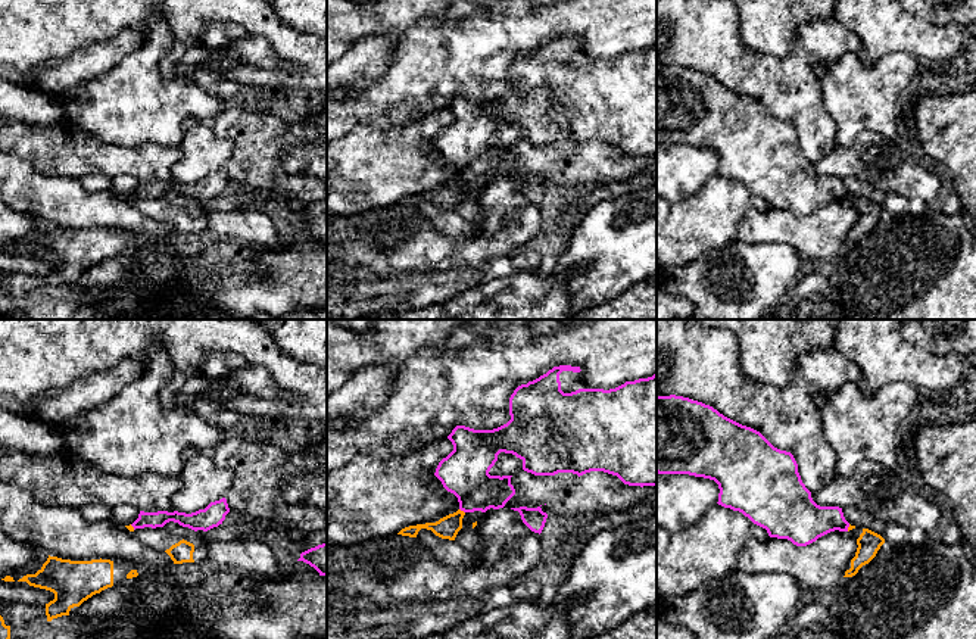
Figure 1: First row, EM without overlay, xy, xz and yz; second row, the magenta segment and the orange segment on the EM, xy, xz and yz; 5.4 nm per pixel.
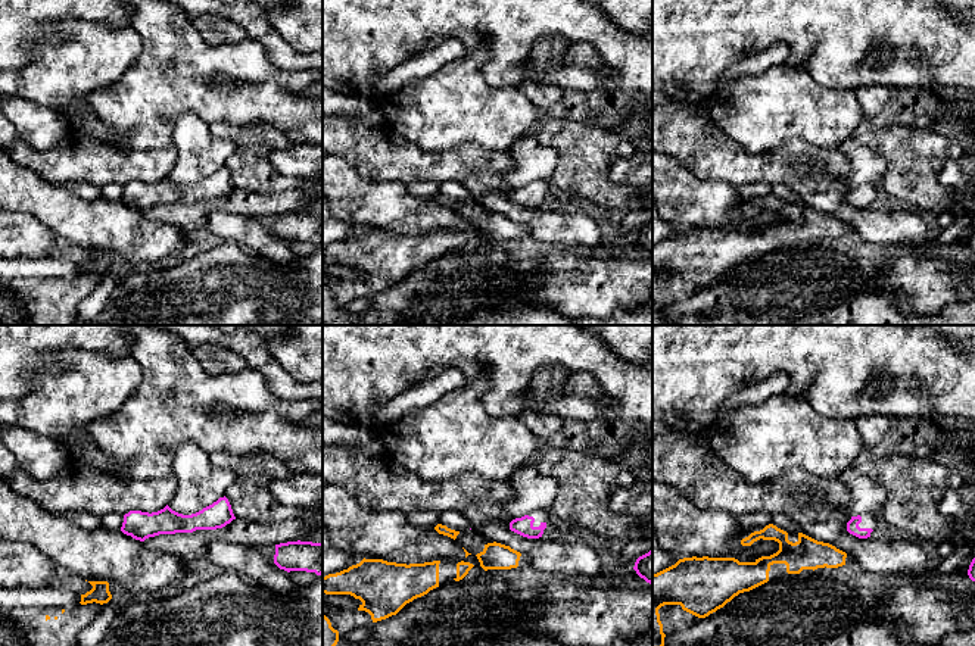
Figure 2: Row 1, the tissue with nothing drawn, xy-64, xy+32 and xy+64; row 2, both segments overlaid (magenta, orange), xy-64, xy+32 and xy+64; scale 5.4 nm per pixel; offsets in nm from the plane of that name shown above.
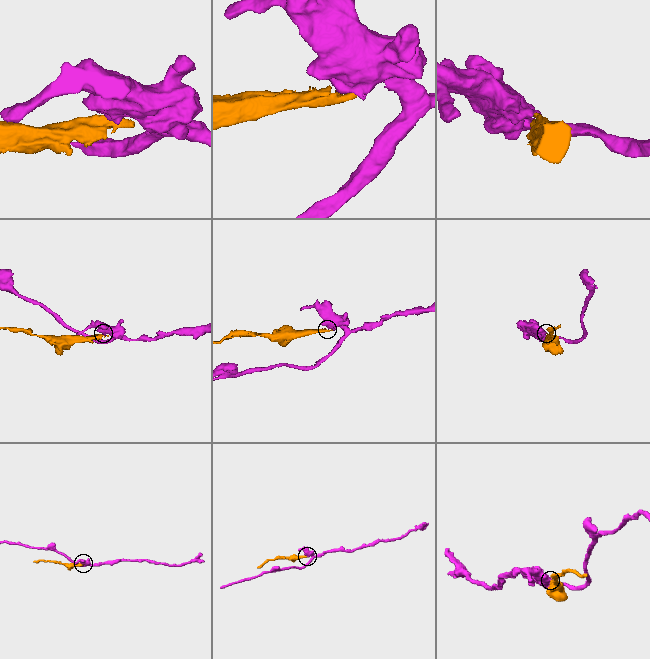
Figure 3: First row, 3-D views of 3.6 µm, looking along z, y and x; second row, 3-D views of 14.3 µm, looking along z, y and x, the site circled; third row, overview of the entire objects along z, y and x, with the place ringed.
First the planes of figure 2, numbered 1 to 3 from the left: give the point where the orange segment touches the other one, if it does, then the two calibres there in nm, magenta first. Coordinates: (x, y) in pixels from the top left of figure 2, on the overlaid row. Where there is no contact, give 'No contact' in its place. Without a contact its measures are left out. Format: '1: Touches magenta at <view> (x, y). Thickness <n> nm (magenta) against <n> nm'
1: No contact
2: No contact
3: No contact

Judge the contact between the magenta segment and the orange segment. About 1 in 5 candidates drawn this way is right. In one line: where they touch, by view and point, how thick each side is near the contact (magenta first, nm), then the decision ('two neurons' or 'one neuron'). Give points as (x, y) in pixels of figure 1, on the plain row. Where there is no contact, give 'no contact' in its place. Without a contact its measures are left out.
xz (462, 180) | 260/120 nm | two neurons

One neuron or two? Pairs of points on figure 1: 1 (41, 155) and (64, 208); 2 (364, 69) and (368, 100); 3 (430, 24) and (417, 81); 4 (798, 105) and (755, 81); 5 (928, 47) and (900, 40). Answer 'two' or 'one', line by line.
1: two
2: two
3: one
4: one
5: one

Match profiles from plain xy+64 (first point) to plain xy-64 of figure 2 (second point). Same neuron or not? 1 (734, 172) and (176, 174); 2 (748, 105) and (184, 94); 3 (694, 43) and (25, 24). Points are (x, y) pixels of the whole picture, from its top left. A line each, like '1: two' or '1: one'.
1: two
2: one
3: one

